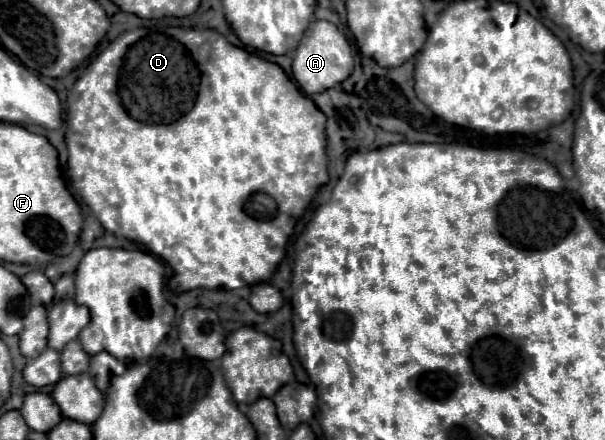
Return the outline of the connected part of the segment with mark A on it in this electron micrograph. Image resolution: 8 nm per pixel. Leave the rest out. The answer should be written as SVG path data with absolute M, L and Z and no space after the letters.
M313 21L305 31L293 57L293 77L299 83L299 87L307 95L321 93L345 81L351 73L353 73L353 55L345 35L341 35L339 29L329 21Z

